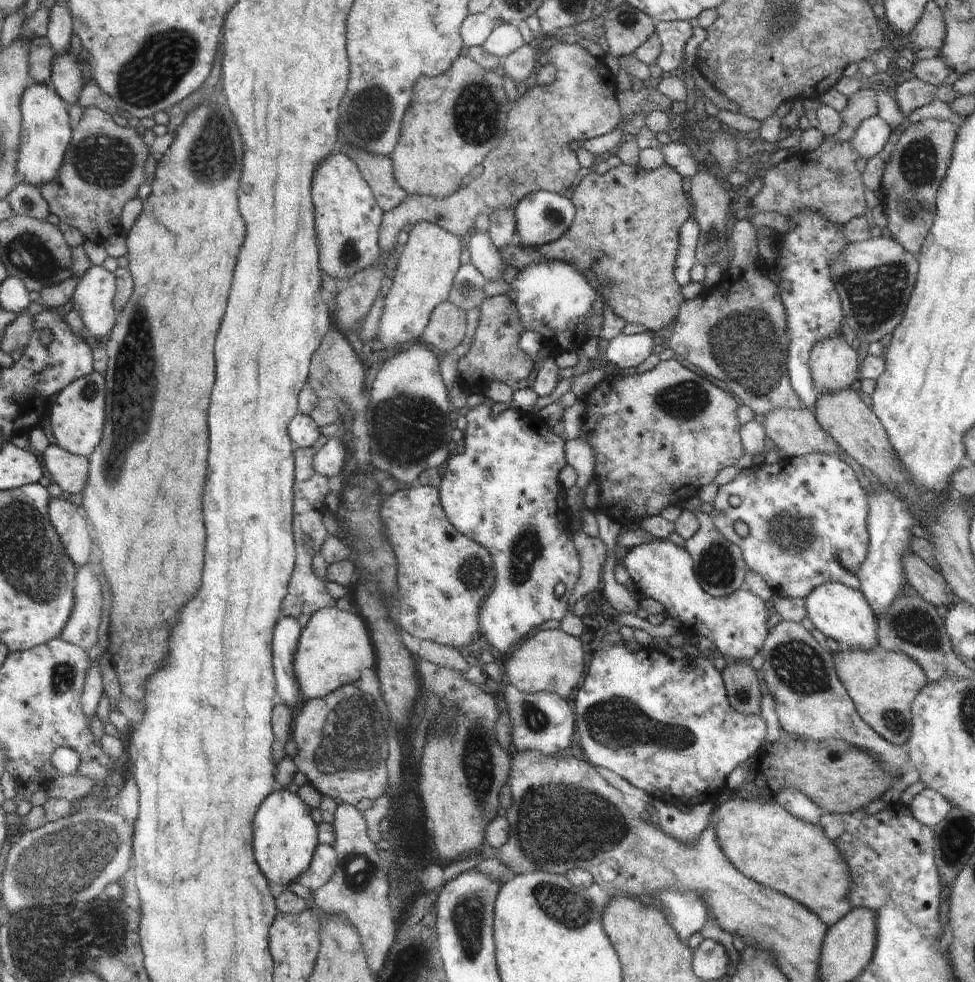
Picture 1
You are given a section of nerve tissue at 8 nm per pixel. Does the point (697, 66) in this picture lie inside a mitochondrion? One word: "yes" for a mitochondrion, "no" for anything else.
no

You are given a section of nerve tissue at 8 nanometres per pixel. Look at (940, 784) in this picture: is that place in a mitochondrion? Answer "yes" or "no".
no

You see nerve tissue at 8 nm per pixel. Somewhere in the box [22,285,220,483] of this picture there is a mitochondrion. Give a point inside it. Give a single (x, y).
(90, 391)

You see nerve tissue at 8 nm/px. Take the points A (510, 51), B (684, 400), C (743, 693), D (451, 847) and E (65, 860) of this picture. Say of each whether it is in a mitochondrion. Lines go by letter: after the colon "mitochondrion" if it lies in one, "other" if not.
A: other
B: mitochondrion
C: mitochondrion
D: other
E: mitochondrion

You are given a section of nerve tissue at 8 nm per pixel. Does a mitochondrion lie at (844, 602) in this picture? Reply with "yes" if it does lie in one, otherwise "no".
no

